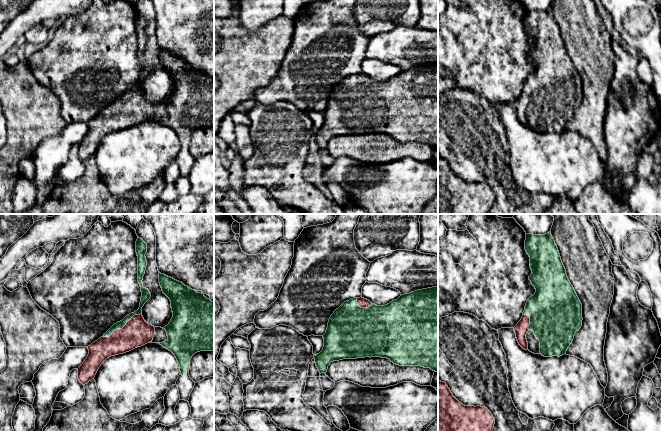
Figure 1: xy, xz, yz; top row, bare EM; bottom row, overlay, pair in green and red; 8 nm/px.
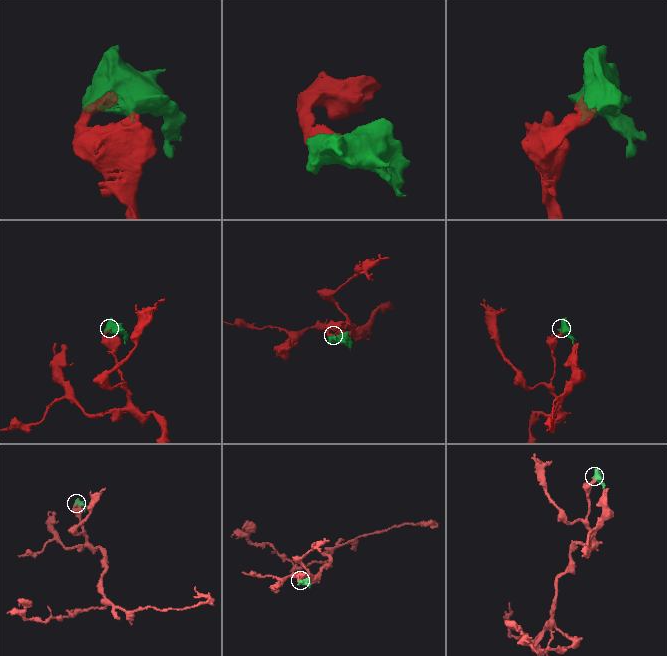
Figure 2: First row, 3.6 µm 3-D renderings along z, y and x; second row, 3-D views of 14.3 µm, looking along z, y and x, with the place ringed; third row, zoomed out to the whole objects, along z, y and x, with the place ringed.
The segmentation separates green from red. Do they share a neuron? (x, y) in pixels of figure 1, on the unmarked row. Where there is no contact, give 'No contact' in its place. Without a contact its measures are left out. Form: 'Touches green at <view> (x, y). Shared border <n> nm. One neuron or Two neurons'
Touches green at xy (122, 103). Shared border 360 nm. One neuron

